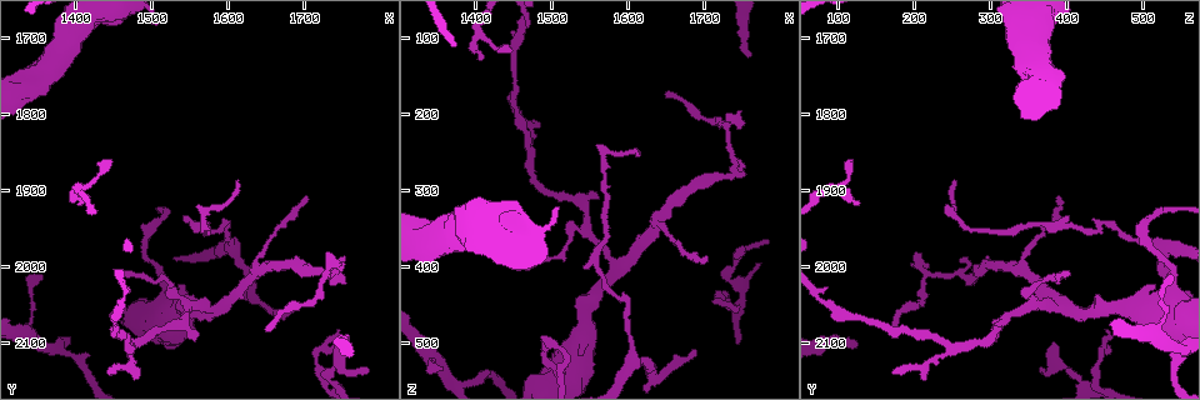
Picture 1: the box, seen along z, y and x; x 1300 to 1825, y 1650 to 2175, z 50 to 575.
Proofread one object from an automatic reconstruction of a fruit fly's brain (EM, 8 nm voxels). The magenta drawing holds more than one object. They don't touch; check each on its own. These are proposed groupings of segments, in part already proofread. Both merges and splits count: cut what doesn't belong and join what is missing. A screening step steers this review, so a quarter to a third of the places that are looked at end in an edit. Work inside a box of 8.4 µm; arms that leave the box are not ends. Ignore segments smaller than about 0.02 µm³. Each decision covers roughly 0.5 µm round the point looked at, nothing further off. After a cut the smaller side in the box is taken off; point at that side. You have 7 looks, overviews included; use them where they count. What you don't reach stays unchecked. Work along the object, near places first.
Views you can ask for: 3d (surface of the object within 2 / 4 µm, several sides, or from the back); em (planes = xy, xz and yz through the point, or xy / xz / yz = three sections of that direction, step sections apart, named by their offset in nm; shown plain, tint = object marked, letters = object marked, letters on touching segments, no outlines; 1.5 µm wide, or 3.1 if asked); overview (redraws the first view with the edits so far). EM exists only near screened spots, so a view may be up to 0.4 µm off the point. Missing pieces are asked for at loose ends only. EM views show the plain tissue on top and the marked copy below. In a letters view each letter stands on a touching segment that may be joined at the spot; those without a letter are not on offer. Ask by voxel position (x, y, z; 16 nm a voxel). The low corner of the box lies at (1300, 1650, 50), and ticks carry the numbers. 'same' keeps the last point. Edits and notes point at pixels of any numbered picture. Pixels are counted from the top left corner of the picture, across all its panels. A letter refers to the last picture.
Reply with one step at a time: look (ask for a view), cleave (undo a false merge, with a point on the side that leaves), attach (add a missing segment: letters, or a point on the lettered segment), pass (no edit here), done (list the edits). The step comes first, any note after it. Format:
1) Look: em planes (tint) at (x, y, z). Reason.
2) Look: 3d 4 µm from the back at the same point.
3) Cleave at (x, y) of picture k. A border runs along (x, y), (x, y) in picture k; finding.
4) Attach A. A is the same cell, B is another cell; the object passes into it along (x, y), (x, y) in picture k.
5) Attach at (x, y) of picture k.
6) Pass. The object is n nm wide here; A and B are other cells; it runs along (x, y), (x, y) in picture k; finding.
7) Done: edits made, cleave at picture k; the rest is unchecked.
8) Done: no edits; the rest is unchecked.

Look: em planes (tint) at (1780, 2135, 365). Tapers out.

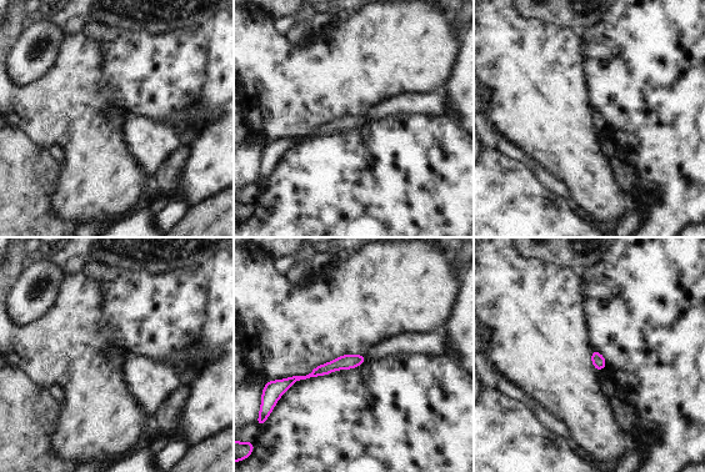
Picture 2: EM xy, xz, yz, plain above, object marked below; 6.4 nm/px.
Look: em planes (letters) at the same point.

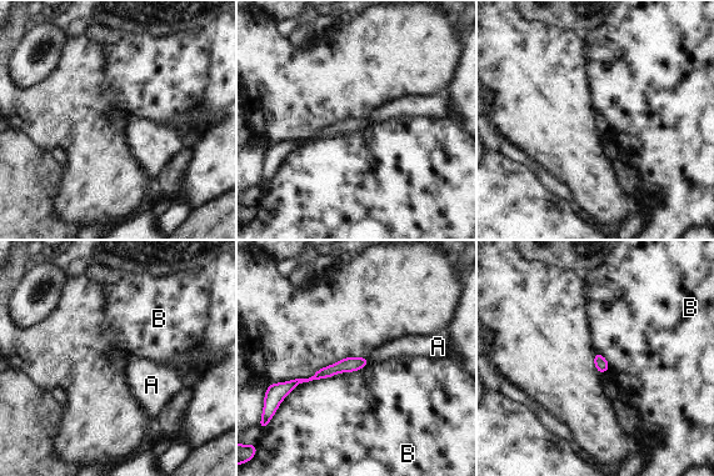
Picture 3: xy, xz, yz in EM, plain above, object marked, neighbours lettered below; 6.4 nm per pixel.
Pass. A and B are other cells; it runs along (364, 361), (343, 365), (288, 386) in picture 3; none of them fits.

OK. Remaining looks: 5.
Look: 3d 2 µm at (1565, 1945, 365). Thin neck.

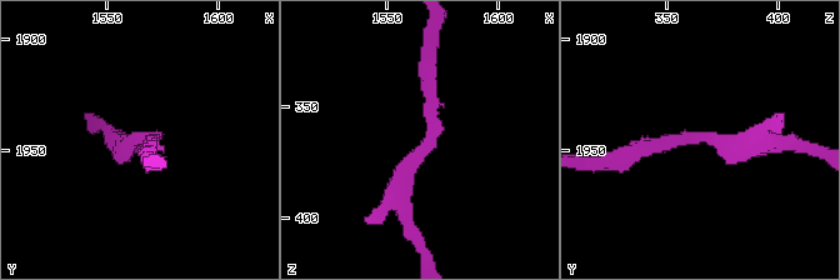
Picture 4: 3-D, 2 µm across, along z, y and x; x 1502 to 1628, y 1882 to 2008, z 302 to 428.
Look: em planes (tint) at (1569, 1945, 364). Now the EM.

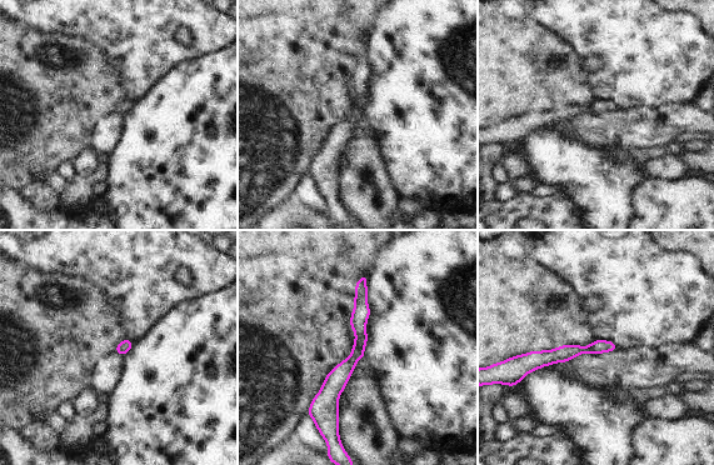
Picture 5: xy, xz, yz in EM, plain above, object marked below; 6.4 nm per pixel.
Look: em planes (letters) at the same point.

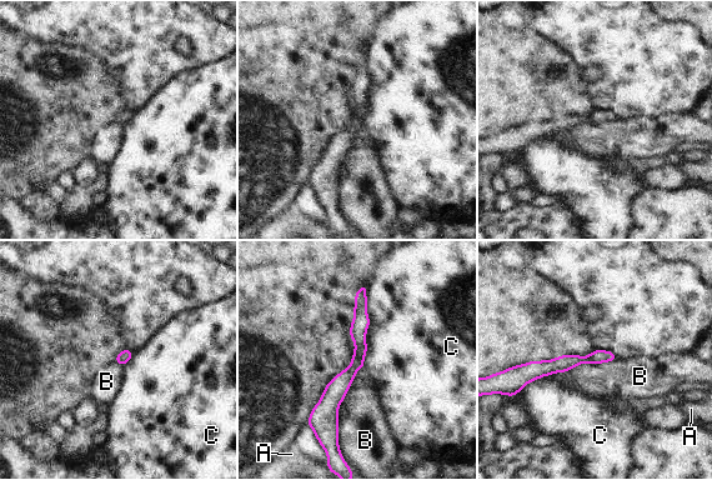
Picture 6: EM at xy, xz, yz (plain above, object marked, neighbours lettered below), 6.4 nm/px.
Pass. The object is 80 nm wide here; A, B and C are other cells; a border runs along (616, 359), (580, 363), (547, 375) in picture 6; continuous, no second neuron.

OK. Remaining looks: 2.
Look: em planes (letters) at (1445, 2135, 170). An open end.

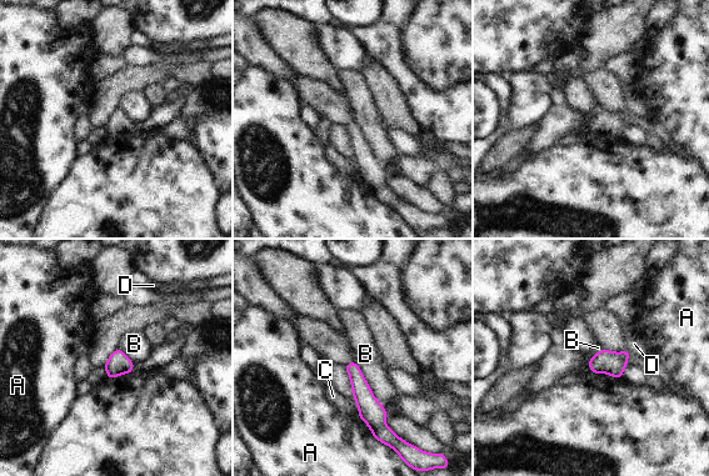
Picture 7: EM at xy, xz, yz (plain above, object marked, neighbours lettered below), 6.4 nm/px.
Pass. The object is 80 nm wide here; A, B, C and D are other cells; a border runs along (354, 360), (372, 394), (388, 415) in picture 7; none of them fits.

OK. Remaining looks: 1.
Done: no edits; the rest is unchecked.

